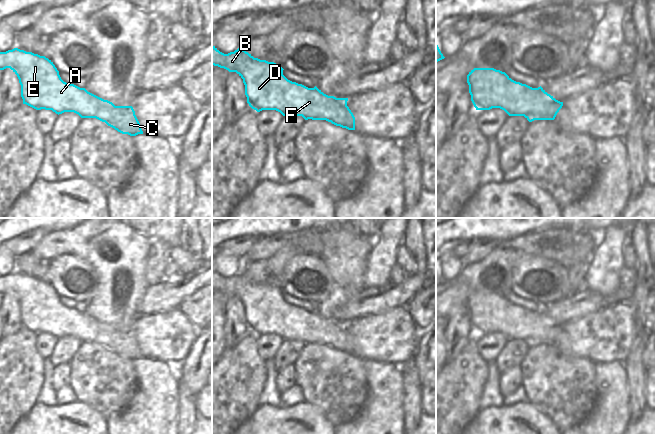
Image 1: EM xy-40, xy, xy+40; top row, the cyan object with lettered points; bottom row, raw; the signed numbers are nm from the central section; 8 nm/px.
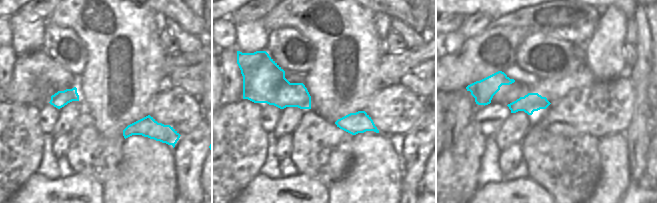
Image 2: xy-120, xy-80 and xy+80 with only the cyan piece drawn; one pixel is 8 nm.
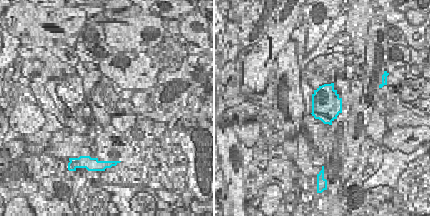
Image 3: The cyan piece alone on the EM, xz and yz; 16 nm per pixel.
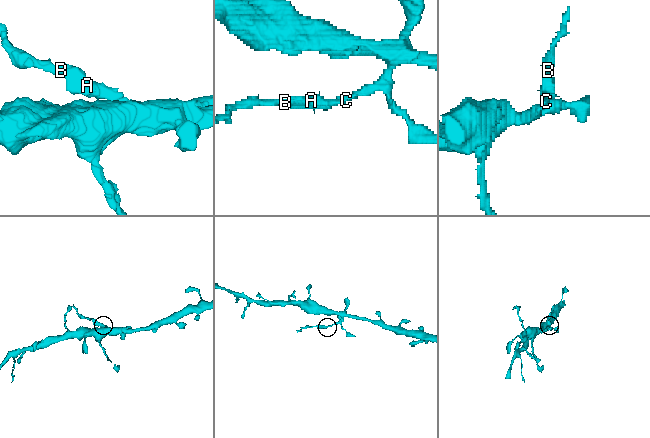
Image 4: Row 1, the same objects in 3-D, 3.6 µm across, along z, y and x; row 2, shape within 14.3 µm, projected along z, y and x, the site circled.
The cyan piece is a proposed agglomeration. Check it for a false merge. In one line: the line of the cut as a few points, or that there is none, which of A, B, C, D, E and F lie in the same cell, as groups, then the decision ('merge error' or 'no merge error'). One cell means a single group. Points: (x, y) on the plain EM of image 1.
cut xy (346, 329), (339, 329), (337, 331), (331, 346); groups A B D E F / C; merge error

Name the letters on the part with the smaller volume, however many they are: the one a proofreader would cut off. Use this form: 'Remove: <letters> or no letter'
Remove: A, B, D, E, F

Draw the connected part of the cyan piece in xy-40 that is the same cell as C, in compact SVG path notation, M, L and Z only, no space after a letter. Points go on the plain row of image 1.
M114 330L106 348L122 358L143 358L141 349L132 330Z

